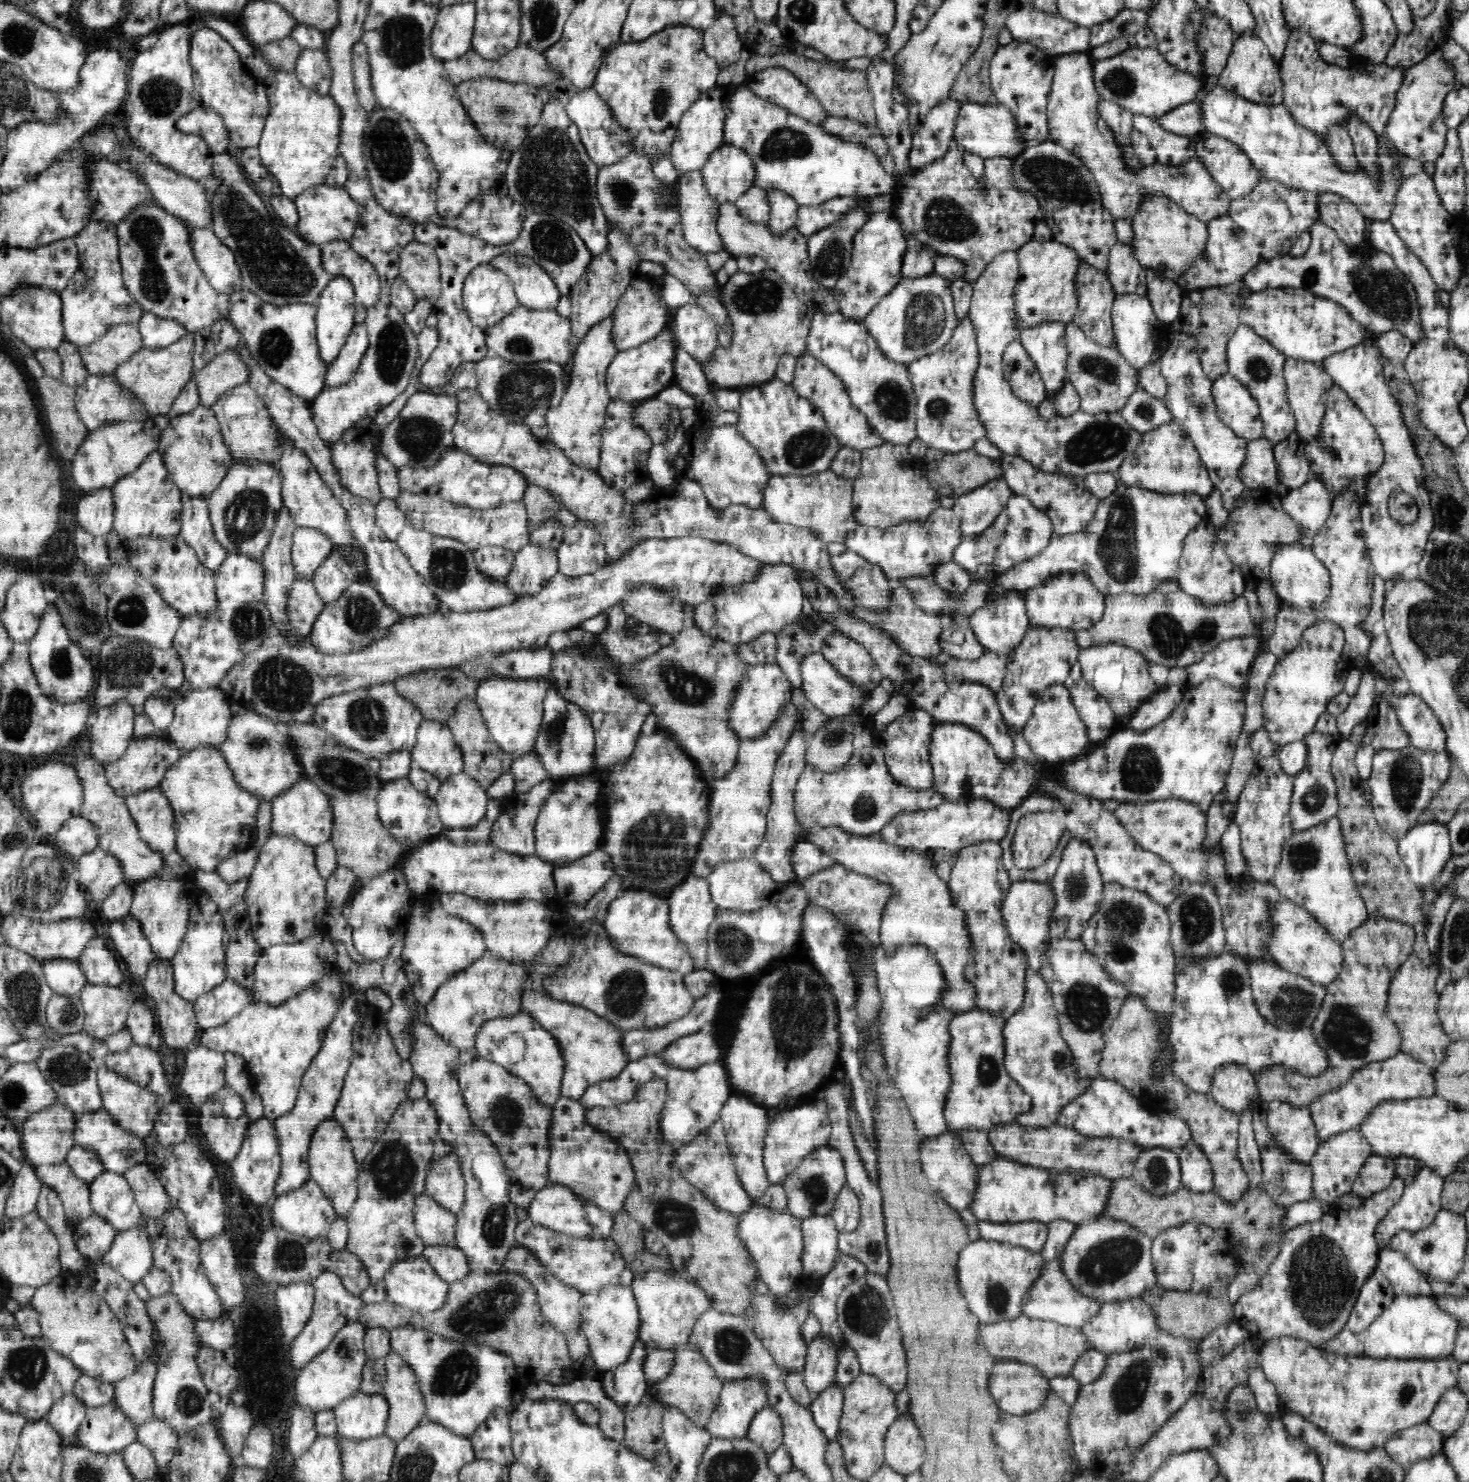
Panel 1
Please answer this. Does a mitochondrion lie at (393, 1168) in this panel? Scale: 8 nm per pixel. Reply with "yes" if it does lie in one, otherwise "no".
yes

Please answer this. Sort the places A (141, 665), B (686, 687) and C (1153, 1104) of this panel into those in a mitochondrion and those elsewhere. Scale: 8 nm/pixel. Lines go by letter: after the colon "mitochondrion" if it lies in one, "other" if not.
A: mitochondrion
B: mitochondrion
C: other

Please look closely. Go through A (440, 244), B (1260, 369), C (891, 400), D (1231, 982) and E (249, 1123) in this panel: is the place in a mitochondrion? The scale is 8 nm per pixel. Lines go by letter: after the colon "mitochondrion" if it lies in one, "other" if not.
A: other
B: mitochondrion
C: mitochondrion
D: mitochondrion
E: other

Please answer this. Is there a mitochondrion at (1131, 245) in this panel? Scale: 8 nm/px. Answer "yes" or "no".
no

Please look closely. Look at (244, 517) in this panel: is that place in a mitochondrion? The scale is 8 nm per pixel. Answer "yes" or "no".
yes

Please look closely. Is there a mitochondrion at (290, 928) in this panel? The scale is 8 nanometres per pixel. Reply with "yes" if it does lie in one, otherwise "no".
no

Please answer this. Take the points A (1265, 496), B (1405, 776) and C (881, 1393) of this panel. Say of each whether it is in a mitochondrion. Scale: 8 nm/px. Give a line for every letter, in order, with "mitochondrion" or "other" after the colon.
A: other
B: mitochondrion
C: other

